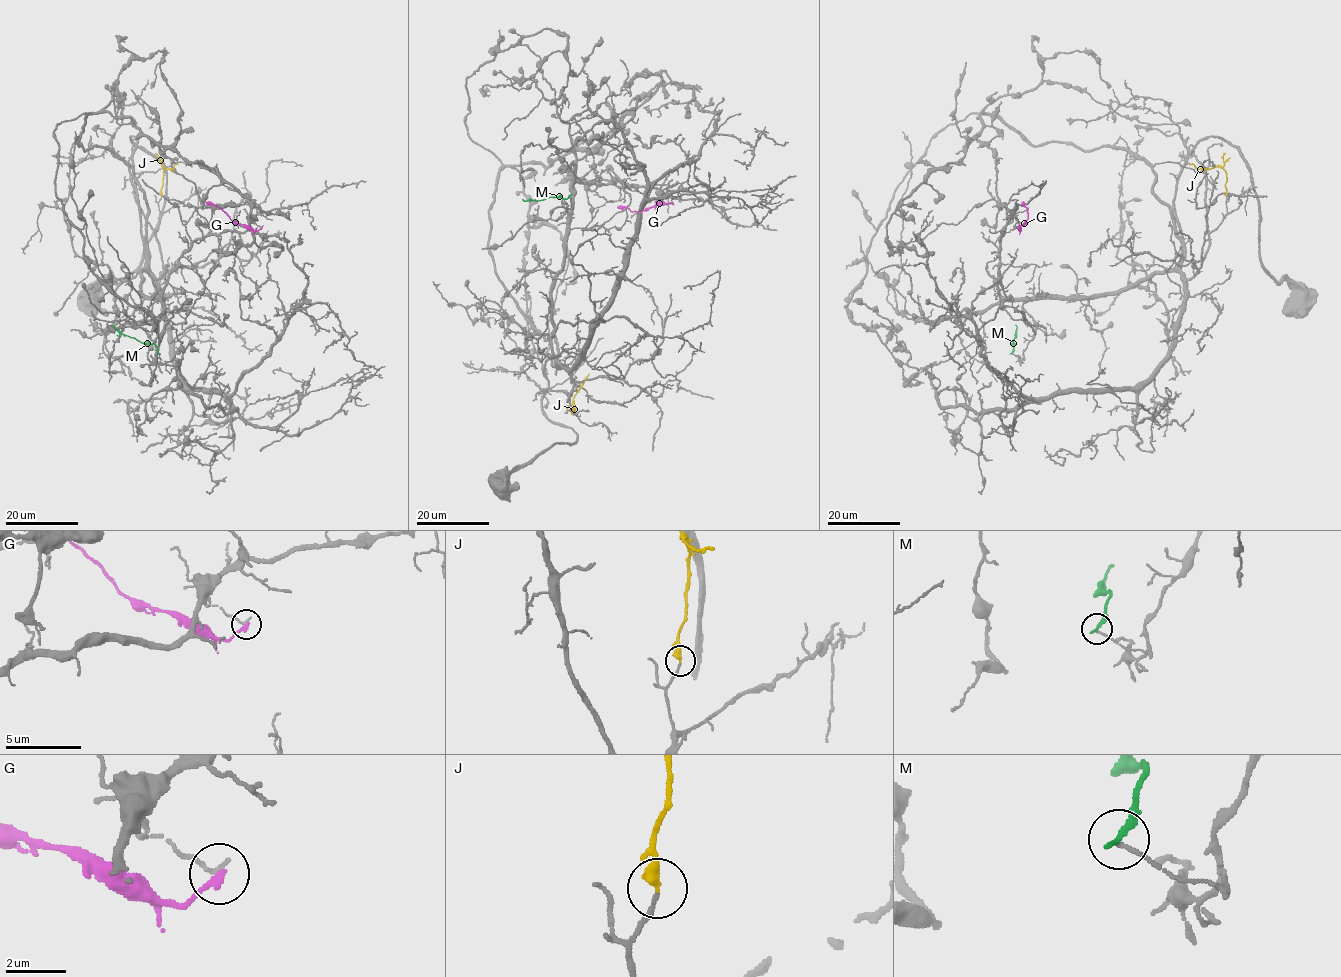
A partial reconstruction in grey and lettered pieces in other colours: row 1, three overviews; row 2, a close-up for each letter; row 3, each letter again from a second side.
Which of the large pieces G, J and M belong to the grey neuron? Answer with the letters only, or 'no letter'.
J

